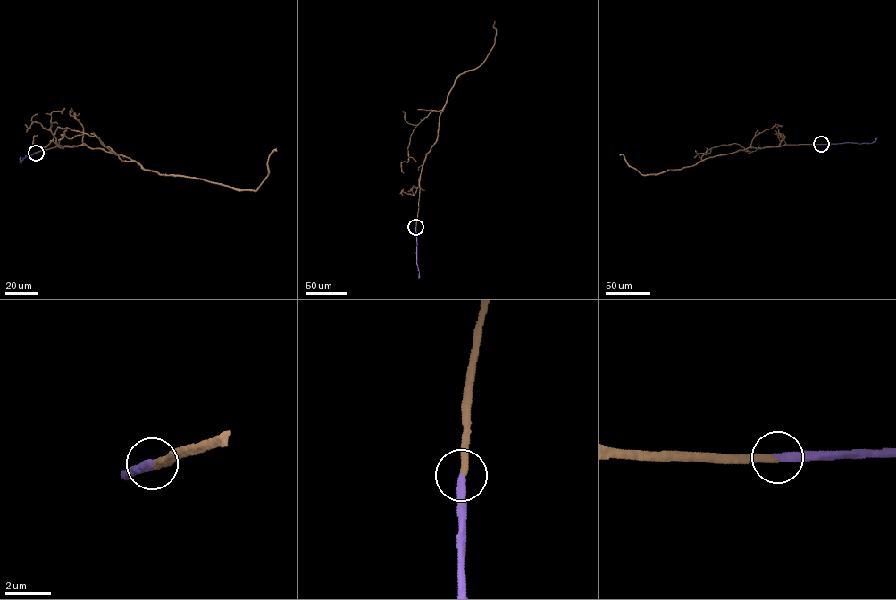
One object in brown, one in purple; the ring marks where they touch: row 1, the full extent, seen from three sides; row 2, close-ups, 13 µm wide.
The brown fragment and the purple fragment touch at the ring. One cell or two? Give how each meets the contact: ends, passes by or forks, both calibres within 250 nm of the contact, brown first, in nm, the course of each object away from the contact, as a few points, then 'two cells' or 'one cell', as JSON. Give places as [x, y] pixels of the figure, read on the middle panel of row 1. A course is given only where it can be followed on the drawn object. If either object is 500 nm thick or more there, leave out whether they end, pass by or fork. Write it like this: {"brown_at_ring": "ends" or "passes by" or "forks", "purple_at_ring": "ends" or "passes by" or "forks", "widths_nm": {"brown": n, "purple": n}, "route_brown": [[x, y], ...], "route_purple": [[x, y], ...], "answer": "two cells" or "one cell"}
{"brown_at_ring": "ends", "purple_at_ring": "ends", "widths_nm": {"brown": 260, "purple": 360}, "route_brown": [[415, 227], [422, 168], [437, 139], [439, 117], [456, 79], [477, 68], [492, 47], [495, 21]], "route_purple": [[415, 227], [419, 278]], "answer": "one cell"}

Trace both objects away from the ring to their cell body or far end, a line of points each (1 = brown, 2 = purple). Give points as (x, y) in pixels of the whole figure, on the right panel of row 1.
1: (821, 144), (747, 147), (709, 157), (680, 169), (646, 175), (631, 167), (620, 154)
2: (821, 144), (872, 143), (876, 138)

